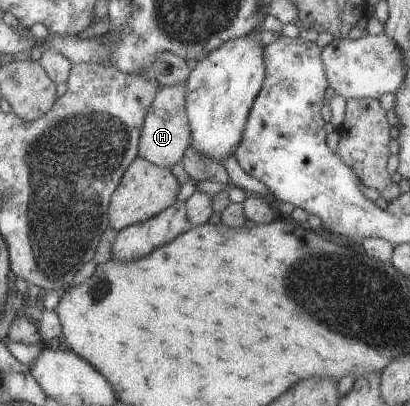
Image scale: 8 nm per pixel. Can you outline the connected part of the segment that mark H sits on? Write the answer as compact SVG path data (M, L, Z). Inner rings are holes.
M185 83L160 86L143 117L138 156L154 165L171 169L180 162L185 147L190 144L190 128L184 105L185 87Z

